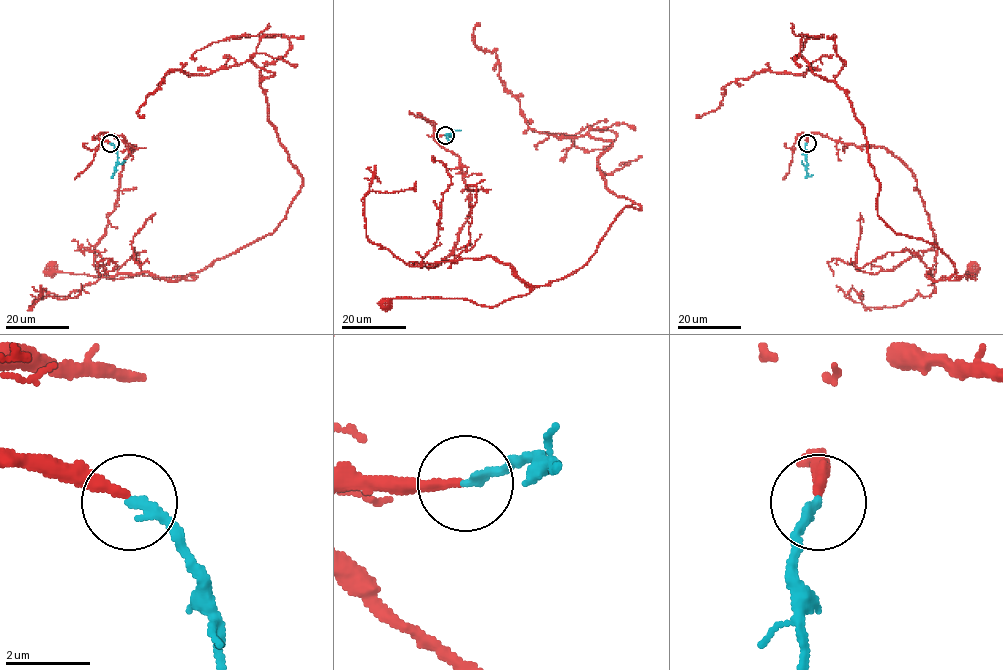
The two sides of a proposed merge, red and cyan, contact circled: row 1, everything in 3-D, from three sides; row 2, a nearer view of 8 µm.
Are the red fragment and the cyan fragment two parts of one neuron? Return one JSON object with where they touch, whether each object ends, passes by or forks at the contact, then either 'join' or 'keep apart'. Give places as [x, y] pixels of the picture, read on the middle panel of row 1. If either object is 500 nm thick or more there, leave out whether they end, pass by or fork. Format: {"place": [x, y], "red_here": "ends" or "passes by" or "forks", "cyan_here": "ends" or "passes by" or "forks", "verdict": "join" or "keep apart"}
{"place": [445, 135], "red_here": "ends", "cyan_here": "ends", "verdict": "join"}

